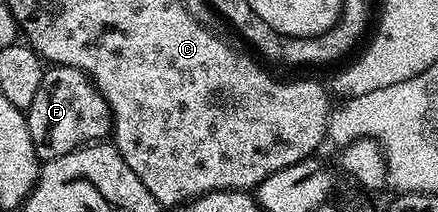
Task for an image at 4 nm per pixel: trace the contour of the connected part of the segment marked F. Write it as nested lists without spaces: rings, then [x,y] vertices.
[[[51,65],[43,69],[40,88],[24,113],[32,148],[42,162],[103,141],[112,130],[110,105],[88,75],[71,66]]]

